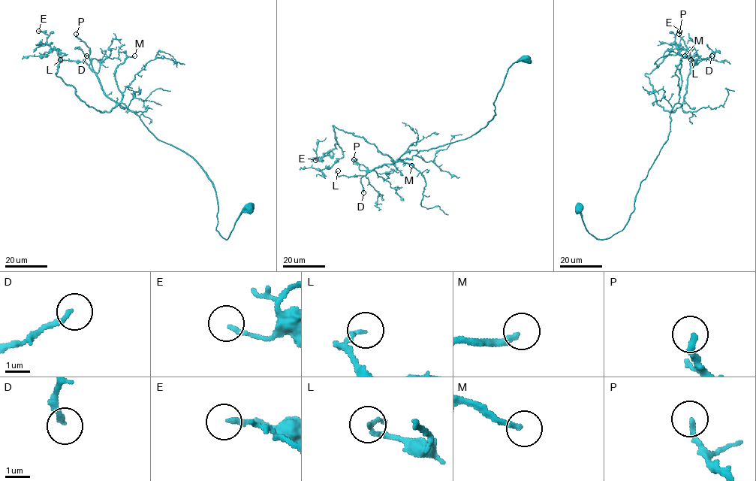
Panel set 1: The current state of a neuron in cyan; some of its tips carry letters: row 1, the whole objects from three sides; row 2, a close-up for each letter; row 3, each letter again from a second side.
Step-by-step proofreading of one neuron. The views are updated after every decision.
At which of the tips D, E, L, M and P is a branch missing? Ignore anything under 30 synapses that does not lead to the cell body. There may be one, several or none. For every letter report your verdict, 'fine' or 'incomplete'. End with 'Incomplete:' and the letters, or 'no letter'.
D: incomplete
E: fine
L: fine
M: incomplete
P: fine
Incomplete: D, M

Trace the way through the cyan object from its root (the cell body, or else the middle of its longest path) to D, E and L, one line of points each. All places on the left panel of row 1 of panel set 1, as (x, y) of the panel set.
D: (248, 209), (224, 238), (206, 172), (110, 99), (86, 55)
E: (248, 209), (224, 238), (203, 168), (123, 104), (89, 107), (55, 74), (58, 50), (38, 31)
L: (248, 209), (224, 238), (216, 229), (217, 195), (203, 168), (110, 99), (85, 62), (60, 59)

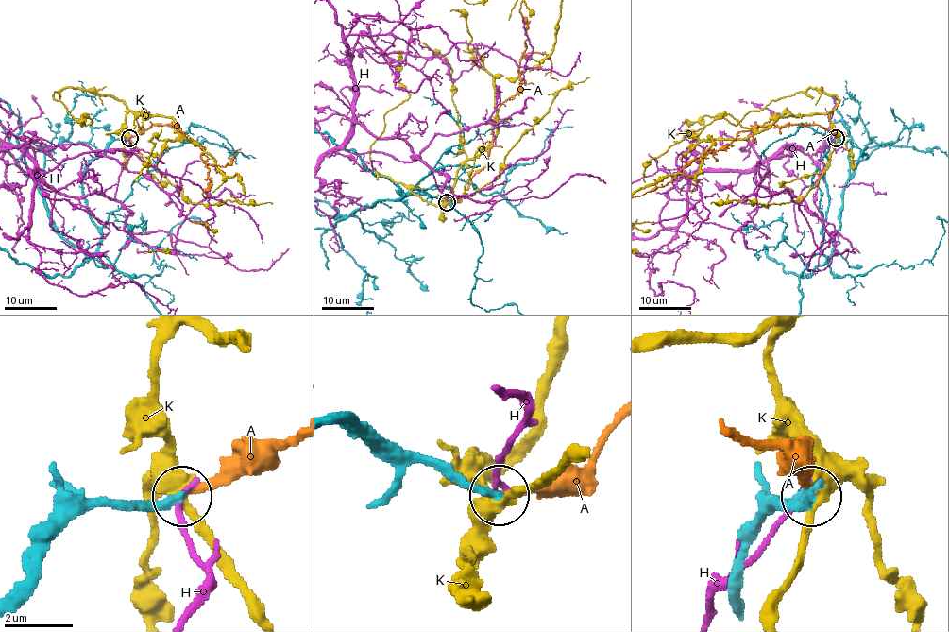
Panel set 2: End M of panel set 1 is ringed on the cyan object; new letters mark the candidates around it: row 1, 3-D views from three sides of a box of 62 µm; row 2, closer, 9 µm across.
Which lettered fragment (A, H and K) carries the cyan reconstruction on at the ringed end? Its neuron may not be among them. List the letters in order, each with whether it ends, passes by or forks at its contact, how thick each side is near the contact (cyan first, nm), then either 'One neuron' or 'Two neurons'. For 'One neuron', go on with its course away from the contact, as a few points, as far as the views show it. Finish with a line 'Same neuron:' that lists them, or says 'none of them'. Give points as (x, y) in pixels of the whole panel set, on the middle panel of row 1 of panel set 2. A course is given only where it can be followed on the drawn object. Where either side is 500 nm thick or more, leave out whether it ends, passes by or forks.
A: It ends there. Thickness 240 nm (cyan) against 200 nm. One neuron
H: It ends there. Thickness 240 nm (cyan) against 200 nm. Two neurons
K: It passes by. Thickness 240 nm (cyan) against 480 nm. Two neurons
Same neuron: A

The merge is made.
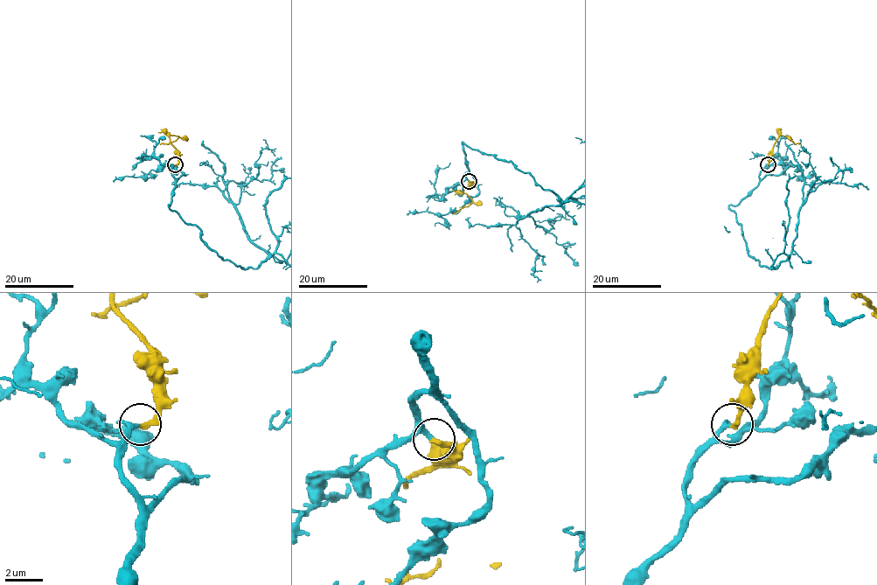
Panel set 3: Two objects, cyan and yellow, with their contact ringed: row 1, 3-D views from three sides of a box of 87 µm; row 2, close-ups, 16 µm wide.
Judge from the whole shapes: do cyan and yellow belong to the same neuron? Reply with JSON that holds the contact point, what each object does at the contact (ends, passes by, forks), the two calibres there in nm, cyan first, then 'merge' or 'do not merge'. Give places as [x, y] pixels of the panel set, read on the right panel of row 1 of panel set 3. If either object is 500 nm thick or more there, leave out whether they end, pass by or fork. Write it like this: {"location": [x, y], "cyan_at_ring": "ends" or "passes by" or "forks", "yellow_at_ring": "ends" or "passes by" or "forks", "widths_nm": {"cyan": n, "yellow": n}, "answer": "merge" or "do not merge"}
{"location": [768, 164], "cyan_at_ring": "passes by", "yellow_at_ring": "ends", "widths_nm": {"cyan": 190, "yellow": 280}, "answer": "merge"}

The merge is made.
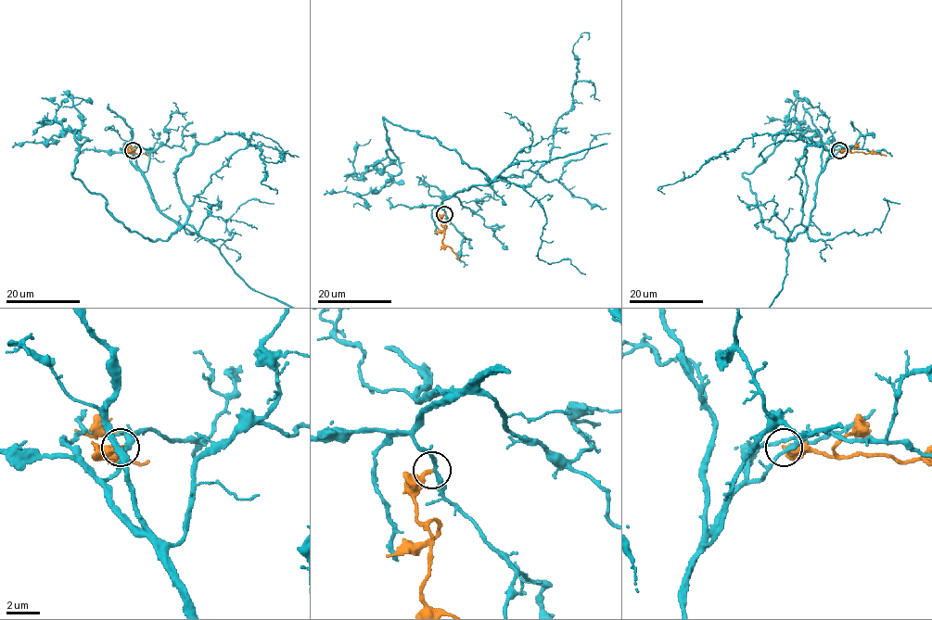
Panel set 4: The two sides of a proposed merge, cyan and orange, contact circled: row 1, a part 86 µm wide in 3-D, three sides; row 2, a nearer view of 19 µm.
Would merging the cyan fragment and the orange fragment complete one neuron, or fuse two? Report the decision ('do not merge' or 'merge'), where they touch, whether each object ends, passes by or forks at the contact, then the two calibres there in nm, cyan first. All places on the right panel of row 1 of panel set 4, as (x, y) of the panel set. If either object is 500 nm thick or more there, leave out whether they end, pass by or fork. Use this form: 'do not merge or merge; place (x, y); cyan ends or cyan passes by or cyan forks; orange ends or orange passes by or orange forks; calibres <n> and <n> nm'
do not merge; place (839, 150); cyan passes by; orange ends; calibres 240 and 260 nm

